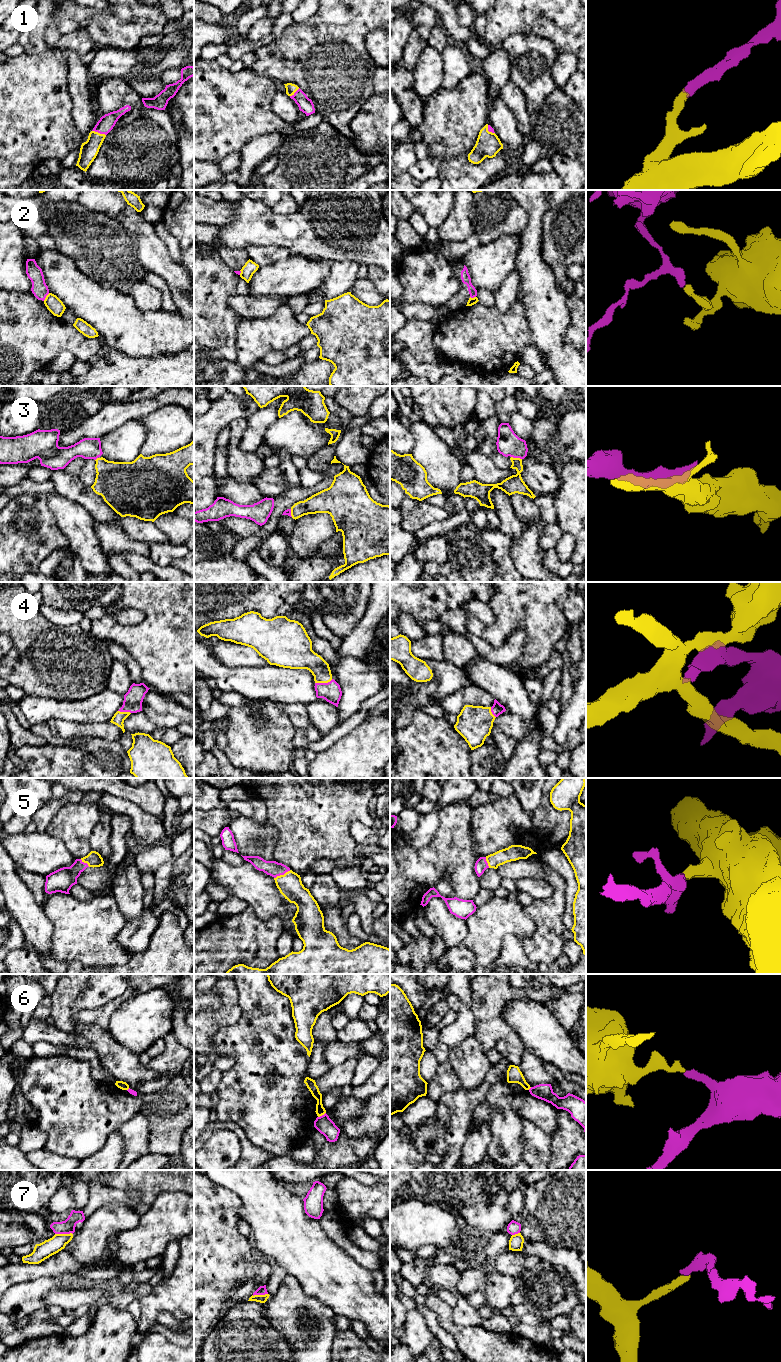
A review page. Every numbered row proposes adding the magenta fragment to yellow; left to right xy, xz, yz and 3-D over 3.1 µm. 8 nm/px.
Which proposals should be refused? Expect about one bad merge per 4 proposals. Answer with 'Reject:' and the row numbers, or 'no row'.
Reject: 2, 6, 7

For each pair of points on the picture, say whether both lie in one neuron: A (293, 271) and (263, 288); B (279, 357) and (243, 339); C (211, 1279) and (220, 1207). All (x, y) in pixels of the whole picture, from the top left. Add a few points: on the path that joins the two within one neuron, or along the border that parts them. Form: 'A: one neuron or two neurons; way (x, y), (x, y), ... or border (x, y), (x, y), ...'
A: one neuron; way (286, 278), (270, 281)
B: two neurons; border (282, 350), (269, 351), (261, 360)
C: one neuron; way (211, 1261), (211, 1225)

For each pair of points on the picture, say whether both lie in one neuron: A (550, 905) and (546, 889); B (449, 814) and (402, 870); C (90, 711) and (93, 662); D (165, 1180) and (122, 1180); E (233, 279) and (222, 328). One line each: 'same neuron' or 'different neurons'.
A: different neurons
B: same neuron
C: different neurons
D: same neuron
E: same neuron

